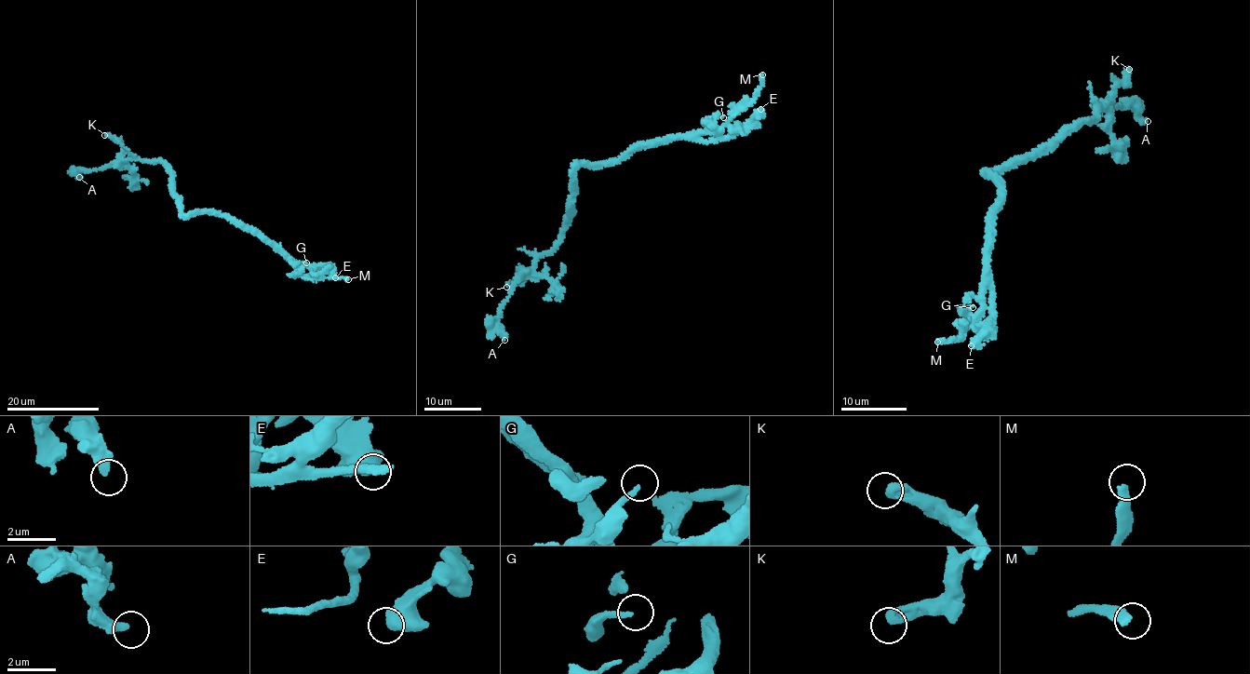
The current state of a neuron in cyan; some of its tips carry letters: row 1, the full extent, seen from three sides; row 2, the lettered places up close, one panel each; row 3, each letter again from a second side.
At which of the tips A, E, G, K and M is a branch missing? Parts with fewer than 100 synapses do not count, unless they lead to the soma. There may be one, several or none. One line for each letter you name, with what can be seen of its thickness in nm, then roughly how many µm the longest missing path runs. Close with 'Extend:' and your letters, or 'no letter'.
M: calibre 340 nm; missing 25 µm
Extend: M

